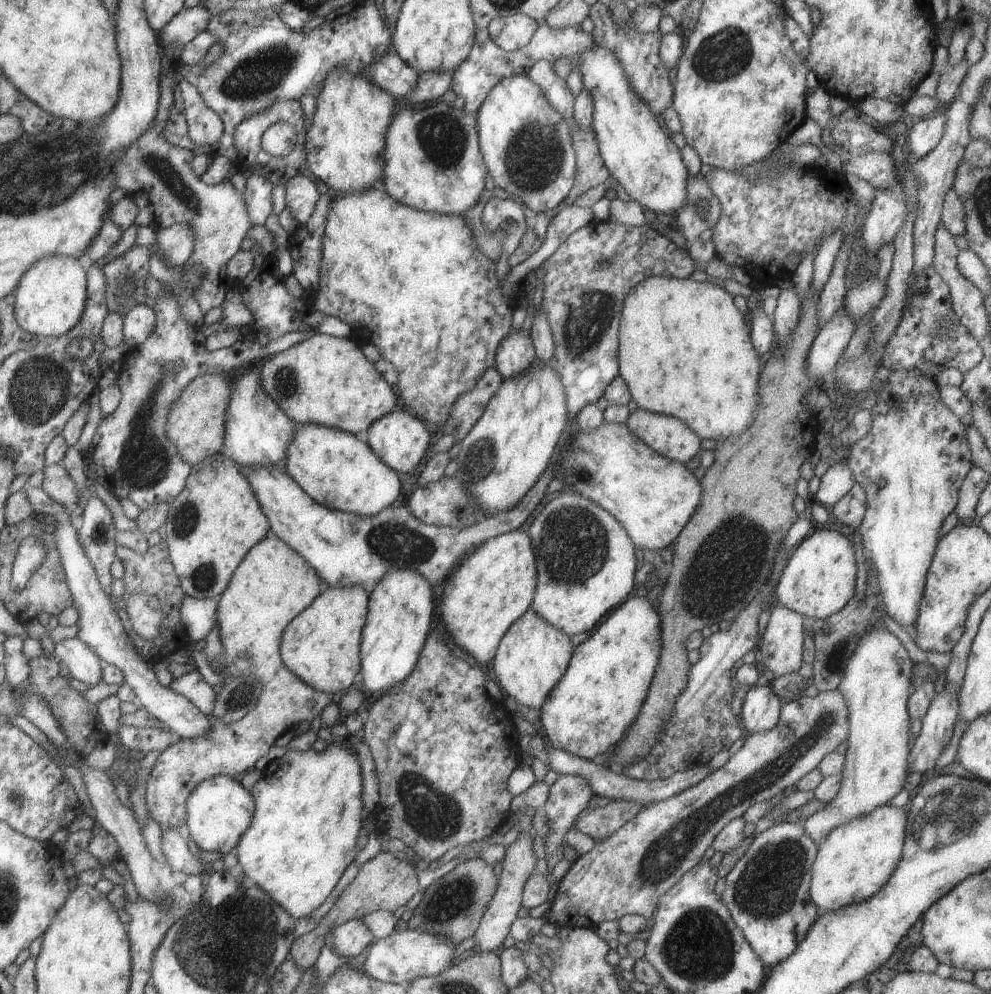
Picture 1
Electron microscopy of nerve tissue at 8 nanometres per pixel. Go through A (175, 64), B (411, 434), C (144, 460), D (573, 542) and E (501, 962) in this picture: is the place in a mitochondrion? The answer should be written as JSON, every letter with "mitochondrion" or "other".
{"A":"other","B":"other","C":"mitochondrion","D":"mitochondrion","E":"other"}

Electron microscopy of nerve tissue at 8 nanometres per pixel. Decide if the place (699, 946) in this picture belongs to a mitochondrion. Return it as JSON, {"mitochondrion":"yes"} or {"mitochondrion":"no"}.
{"mitochondrion":"yes"}

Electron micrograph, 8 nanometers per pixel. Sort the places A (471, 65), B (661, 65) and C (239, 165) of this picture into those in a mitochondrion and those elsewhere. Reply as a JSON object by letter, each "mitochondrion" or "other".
{"A":"other","B":"other","C":"other"}

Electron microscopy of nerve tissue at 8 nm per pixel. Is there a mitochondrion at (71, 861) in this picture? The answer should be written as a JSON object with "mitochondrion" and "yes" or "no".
{"mitochondrion":"no"}

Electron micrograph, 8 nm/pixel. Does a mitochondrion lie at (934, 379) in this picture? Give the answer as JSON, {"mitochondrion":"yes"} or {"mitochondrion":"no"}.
{"mitochondrion":"no"}

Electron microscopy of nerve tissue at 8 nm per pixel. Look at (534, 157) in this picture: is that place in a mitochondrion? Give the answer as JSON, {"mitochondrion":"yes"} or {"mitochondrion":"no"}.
{"mitochondrion":"yes"}

